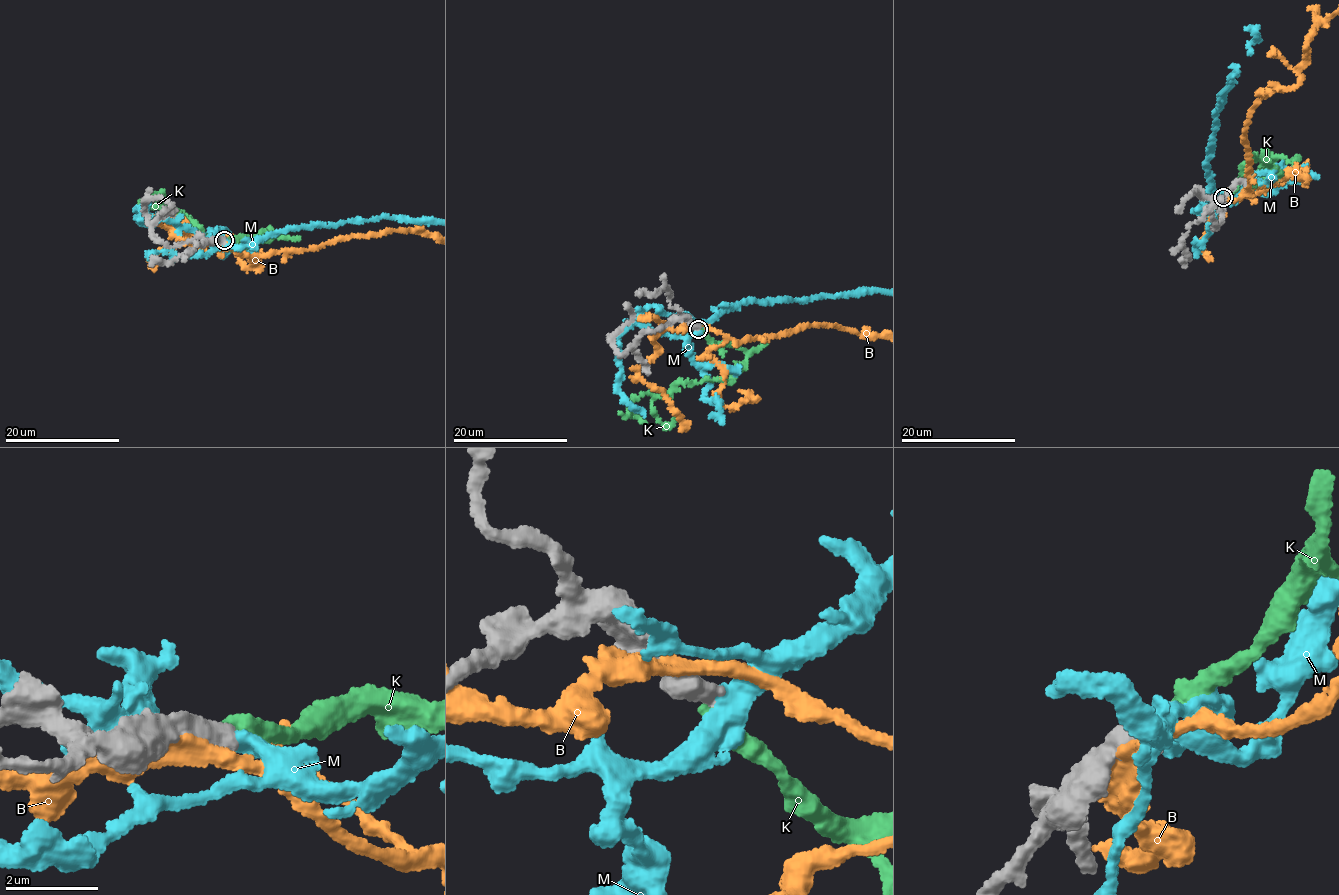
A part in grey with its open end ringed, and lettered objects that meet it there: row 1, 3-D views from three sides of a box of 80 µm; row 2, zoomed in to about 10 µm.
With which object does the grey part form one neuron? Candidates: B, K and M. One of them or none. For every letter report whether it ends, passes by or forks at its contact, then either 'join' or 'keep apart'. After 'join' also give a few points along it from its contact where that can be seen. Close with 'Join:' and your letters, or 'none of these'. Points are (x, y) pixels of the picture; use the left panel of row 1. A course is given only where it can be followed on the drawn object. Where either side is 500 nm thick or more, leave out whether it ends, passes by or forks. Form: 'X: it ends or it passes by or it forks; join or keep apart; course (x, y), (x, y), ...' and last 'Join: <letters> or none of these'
B: it passes by; keep apart
K: join
M: keep apart
Join: K

